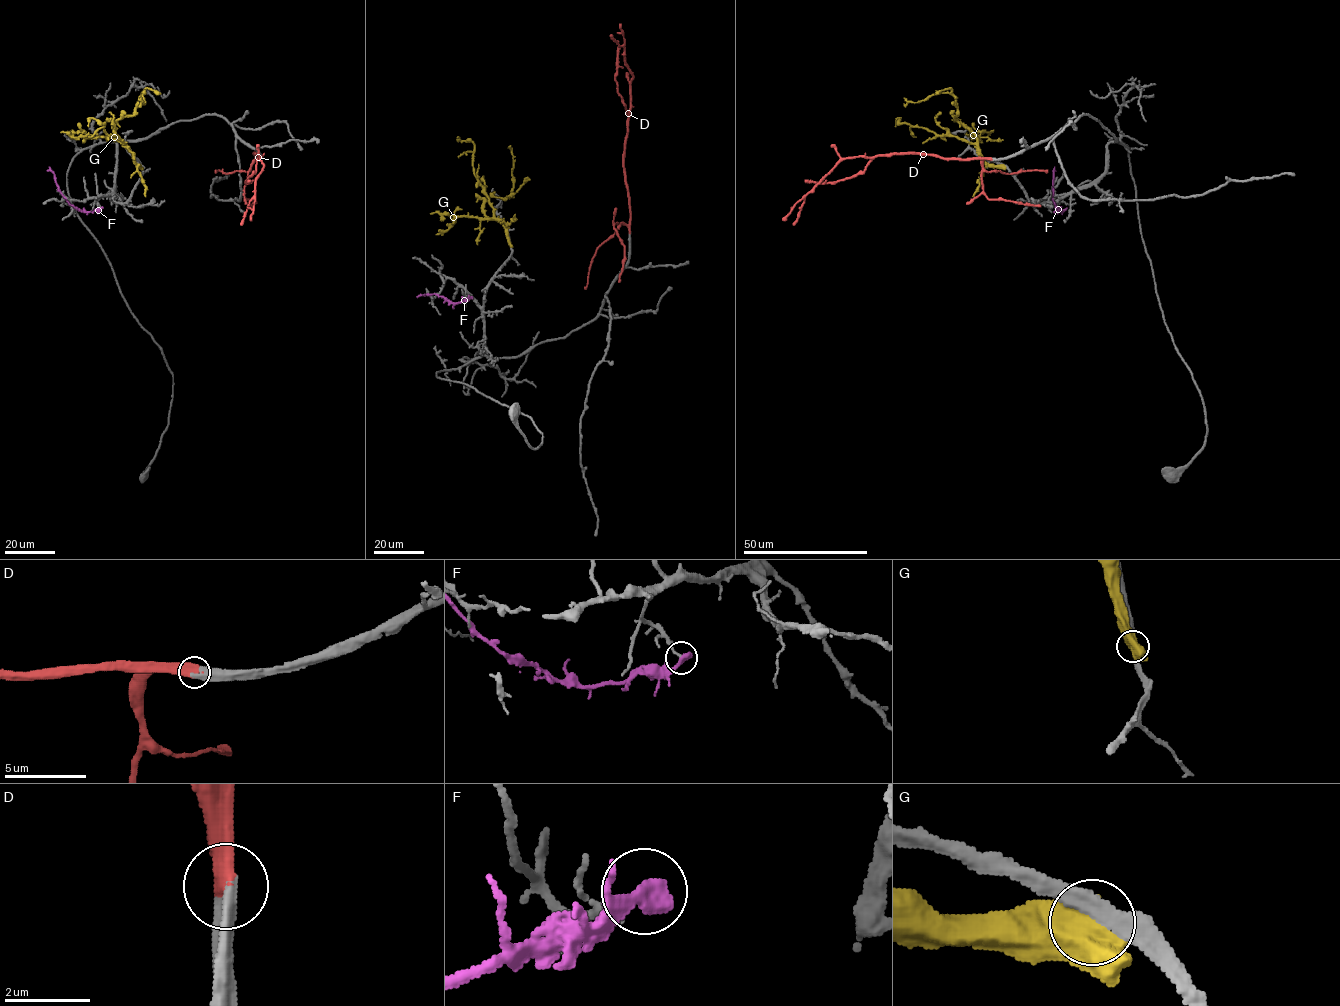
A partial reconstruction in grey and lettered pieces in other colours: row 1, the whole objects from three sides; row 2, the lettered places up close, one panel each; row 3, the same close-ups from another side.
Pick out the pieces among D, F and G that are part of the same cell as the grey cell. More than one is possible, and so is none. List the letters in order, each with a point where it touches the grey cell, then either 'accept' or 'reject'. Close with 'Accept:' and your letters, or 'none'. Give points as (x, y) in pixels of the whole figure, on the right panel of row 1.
D: contact (990, 159); accept
F: contact (1056, 207); reject
G: contact (1003, 166); reject
Accept: D

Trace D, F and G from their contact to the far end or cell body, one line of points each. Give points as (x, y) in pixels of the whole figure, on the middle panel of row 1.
D: (629, 232), (624, 144), (633, 76), (625, 63), (624, 48), (611, 34)
F: (470, 297), (451, 303), (435, 294), (418, 296)
G: (510, 245), (507, 230), (501, 222), (485, 214), (483, 203), (490, 197), (503, 199), (511, 193), (510, 145)

